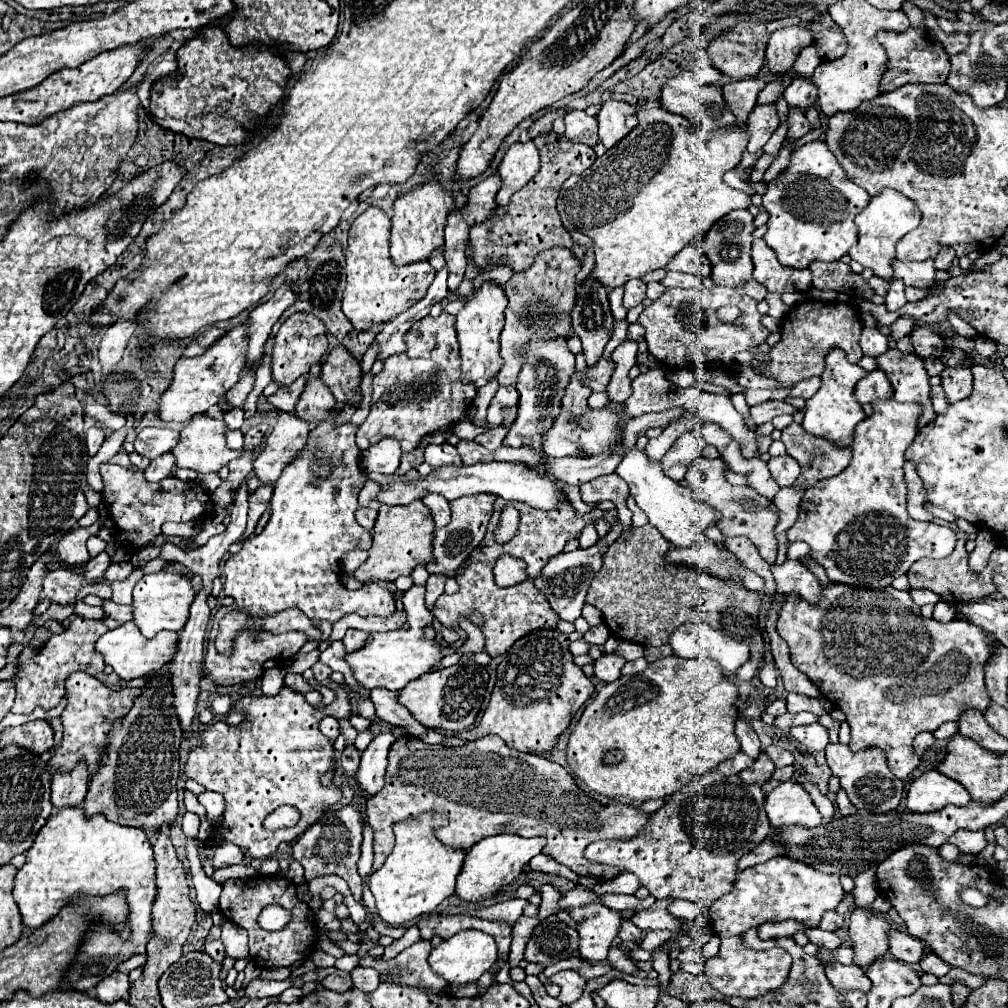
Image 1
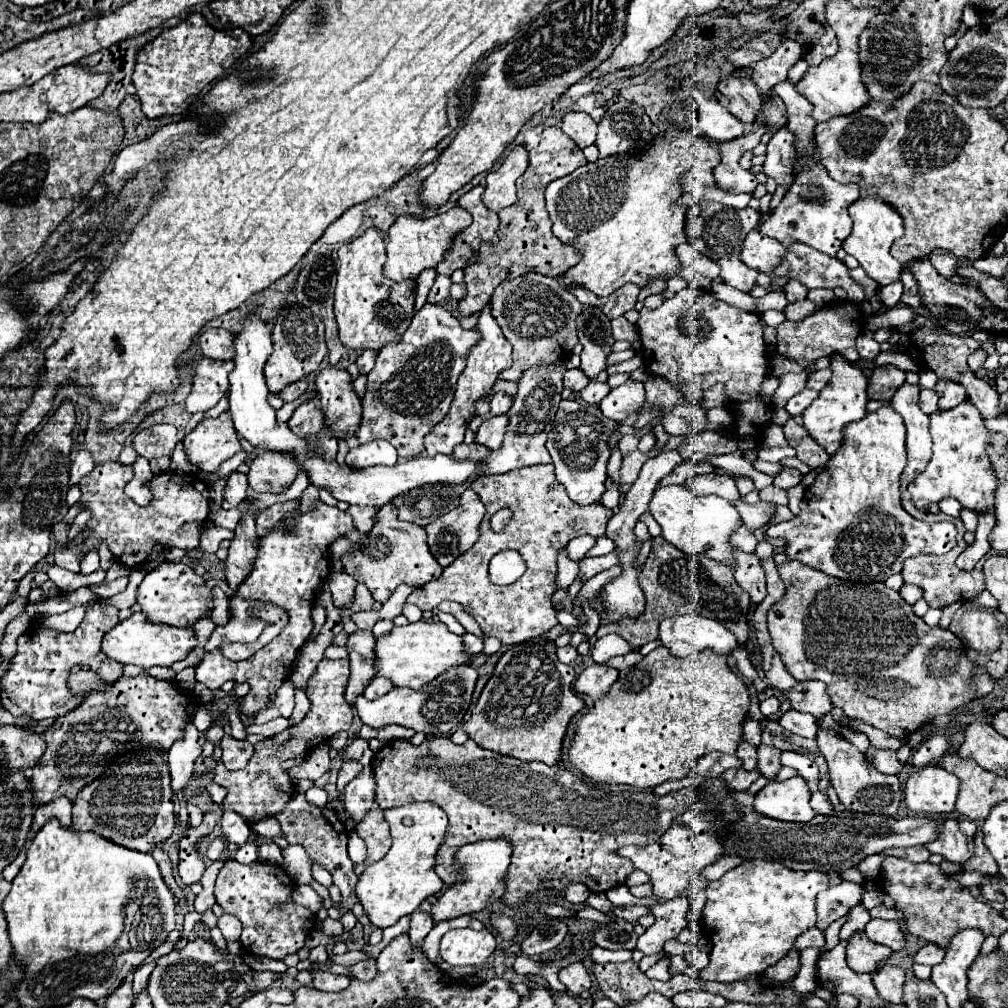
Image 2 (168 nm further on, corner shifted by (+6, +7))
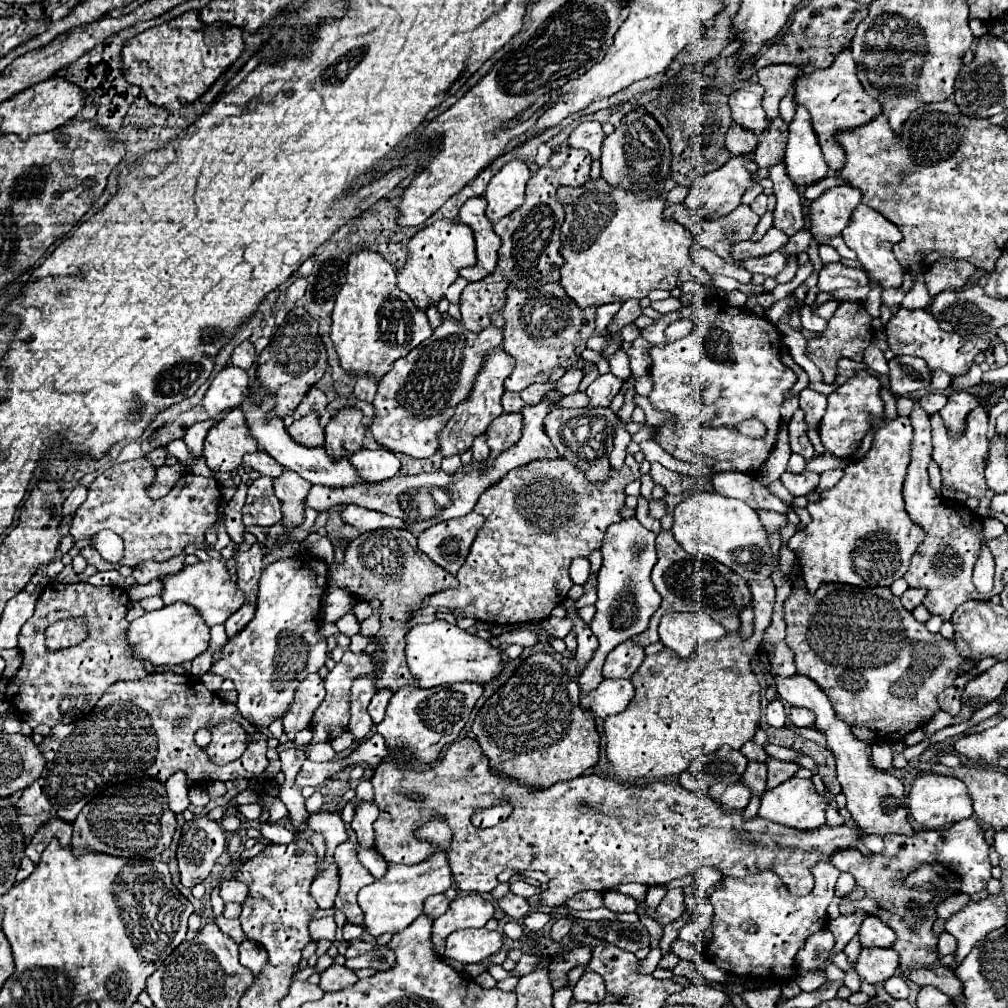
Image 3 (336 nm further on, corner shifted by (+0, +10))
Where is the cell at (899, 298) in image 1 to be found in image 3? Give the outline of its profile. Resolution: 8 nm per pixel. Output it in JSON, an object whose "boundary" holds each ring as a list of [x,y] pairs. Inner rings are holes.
{"boundary":[[[888,288],[888,290],[882,290],[882,304],[886,306],[898,306],[904,298],[904,290],[900,288]]]}

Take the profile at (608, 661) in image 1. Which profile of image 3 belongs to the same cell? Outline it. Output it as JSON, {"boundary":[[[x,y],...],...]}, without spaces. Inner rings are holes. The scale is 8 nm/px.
{"boundary":[[[602,680],[600,686],[580,696],[580,706],[590,710],[594,716],[606,720],[612,714],[620,714],[628,708],[634,696],[634,686],[630,680]]]}

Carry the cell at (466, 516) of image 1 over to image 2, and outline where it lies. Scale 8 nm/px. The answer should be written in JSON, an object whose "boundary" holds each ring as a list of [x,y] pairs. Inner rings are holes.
{"boundary":[[[466,489],[458,507],[426,525],[428,545],[442,567],[448,567],[458,555],[468,551],[478,539],[478,525],[484,517],[484,505],[474,489]]]}

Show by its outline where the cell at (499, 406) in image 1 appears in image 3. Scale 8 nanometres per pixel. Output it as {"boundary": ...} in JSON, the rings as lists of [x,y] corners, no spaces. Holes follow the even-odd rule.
{"boundary":[[[506,392],[502,396],[502,406],[504,406],[504,412],[510,414],[510,412],[520,412],[526,406],[526,402],[520,398],[518,392]]]}

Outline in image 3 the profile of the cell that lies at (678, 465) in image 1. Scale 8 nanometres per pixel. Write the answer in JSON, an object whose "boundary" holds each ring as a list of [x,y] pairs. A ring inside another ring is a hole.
{"boundary":[[[626,518],[618,524],[612,524],[604,534],[604,542],[600,548],[604,564],[602,570],[598,572],[598,586],[596,586],[598,602],[596,602],[596,614],[590,622],[590,630],[598,638],[600,646],[578,680],[582,694],[592,692],[596,684],[602,682],[602,664],[606,654],[614,646],[644,632],[648,628],[650,616],[660,608],[662,598],[650,580],[650,572],[656,564],[654,538],[656,534],[646,530],[636,518]]]}

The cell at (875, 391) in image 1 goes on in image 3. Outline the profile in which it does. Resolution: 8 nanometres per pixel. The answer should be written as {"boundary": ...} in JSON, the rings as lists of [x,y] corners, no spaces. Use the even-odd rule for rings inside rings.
{"boundary":[[[894,356],[890,362],[890,392],[910,394],[928,388],[930,368],[918,356]]]}

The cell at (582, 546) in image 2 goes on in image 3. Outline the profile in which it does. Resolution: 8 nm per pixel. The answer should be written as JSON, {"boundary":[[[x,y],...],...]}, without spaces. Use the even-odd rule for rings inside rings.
{"boundary":[[[576,558],[570,566],[570,578],[574,584],[584,586],[588,582],[588,574],[590,574],[590,562],[588,558]]]}

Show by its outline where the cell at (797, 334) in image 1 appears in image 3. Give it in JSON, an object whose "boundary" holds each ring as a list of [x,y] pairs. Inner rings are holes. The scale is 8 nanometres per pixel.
{"boundary":[[[840,302],[836,314],[830,318],[826,332],[818,334],[816,338],[808,340],[808,358],[822,370],[824,382],[832,384],[838,374],[838,360],[850,358],[862,362],[862,354],[872,340],[872,316],[866,312],[864,304],[860,302]]]}

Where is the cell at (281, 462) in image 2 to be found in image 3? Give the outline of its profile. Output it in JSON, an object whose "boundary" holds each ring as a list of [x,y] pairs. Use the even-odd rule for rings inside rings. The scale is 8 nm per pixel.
{"boundary":[[[284,470],[282,476],[274,478],[274,490],[282,504],[282,524],[290,530],[304,522],[304,498],[312,488],[310,482],[300,478],[296,472]]]}

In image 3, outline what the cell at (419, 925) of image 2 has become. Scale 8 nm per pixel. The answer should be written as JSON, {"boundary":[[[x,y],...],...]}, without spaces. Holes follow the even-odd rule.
{"boundary":[[[444,894],[430,896],[430,898],[426,900],[426,904],[424,904],[424,914],[432,916],[432,918],[438,918],[438,916],[442,916],[442,914],[448,910],[450,902],[452,902],[452,900],[450,900],[450,898],[446,898]]]}

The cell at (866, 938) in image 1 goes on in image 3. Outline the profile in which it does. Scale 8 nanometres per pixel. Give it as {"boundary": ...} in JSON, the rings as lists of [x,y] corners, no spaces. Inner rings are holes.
{"boundary":[[[866,948],[860,952],[856,972],[862,982],[882,984],[898,970],[898,954],[892,948]]]}

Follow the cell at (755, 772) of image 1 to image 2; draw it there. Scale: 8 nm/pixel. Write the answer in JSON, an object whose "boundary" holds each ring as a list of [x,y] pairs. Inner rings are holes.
{"boundary":[[[729,769],[725,771],[721,777],[726,781],[728,787],[732,787],[734,791],[746,791],[758,777],[758,769],[752,769],[752,771],[746,771],[746,769]]]}

